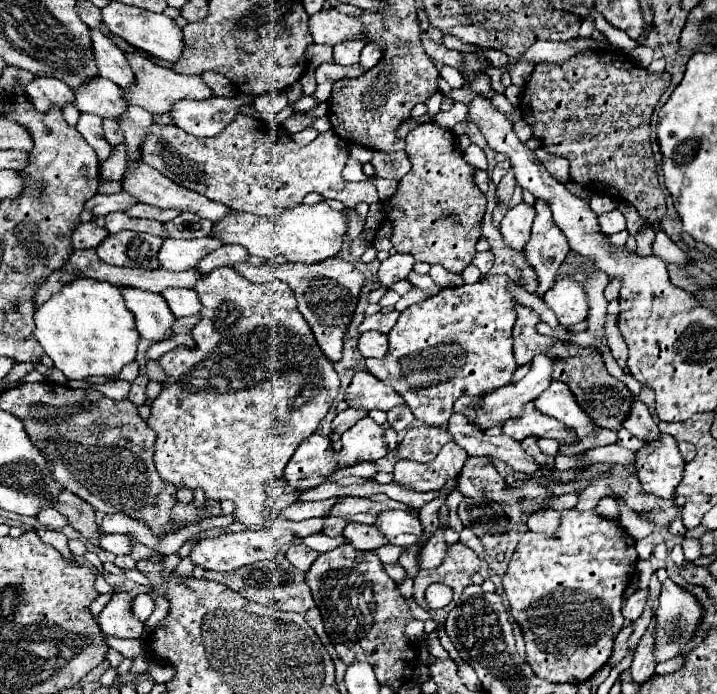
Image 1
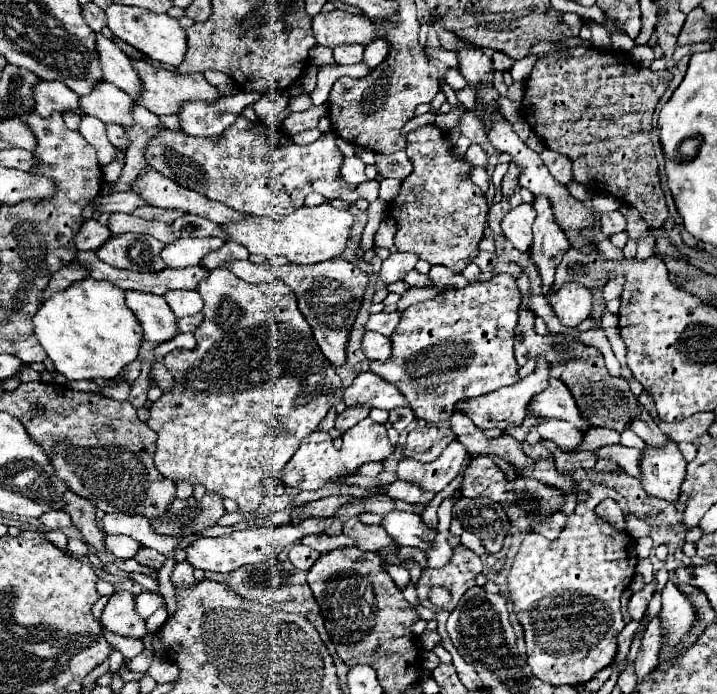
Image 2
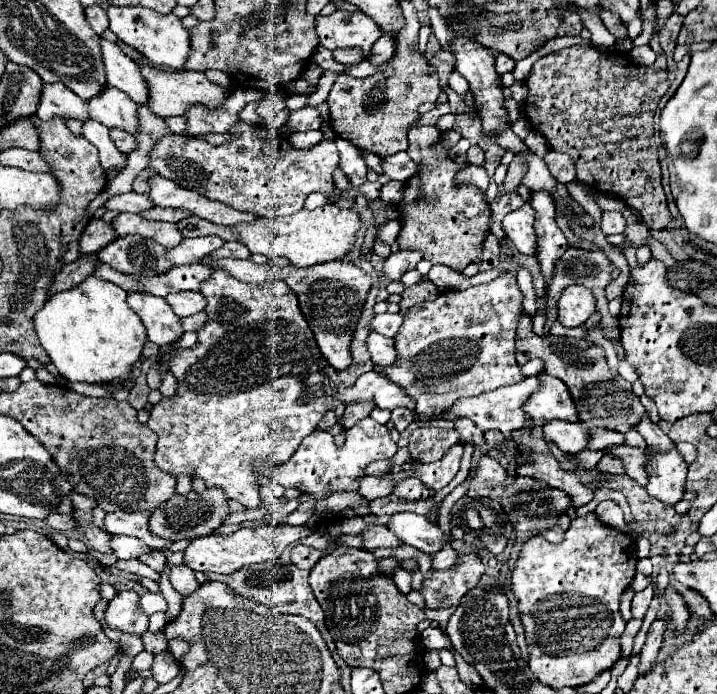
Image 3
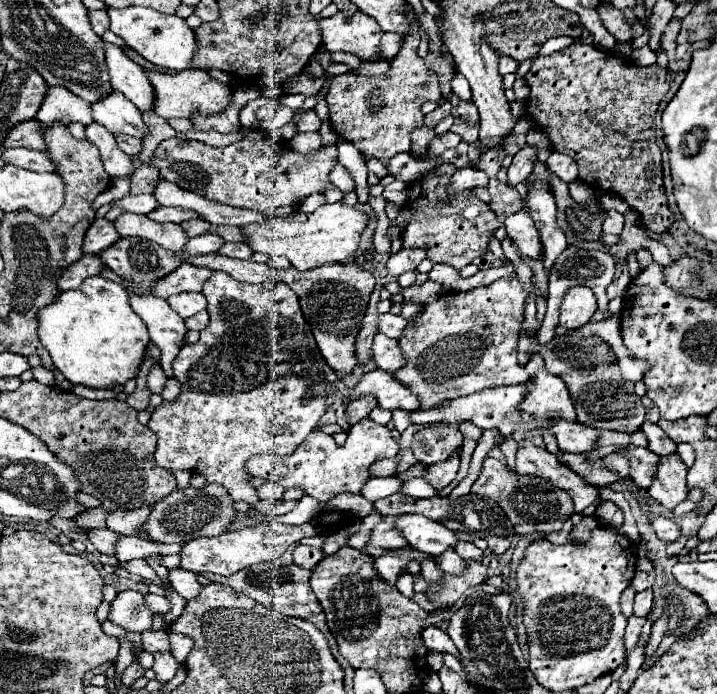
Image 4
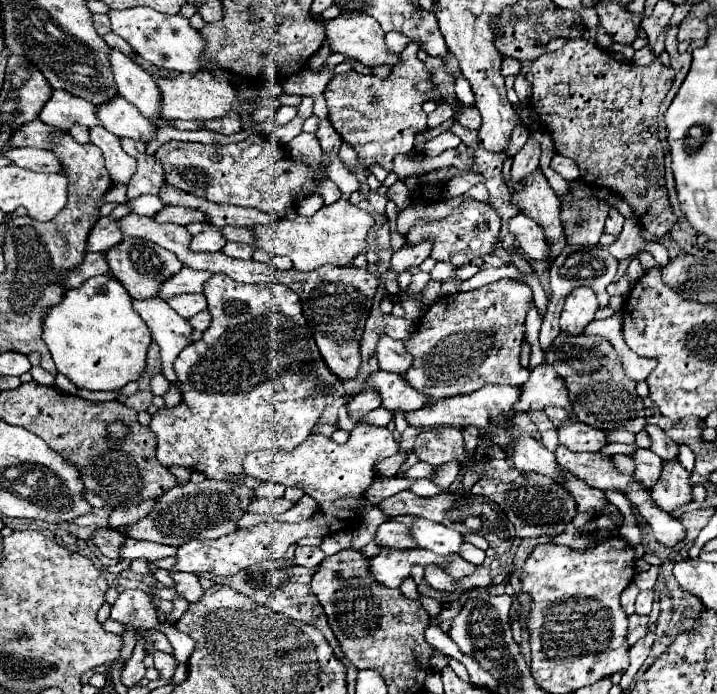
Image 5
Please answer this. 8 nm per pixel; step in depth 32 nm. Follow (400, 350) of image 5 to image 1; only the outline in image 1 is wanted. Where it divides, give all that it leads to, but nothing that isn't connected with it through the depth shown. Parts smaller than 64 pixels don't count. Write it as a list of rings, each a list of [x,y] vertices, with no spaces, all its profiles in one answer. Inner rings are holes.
[[[374,330],[364,332],[360,336],[358,348],[360,348],[362,356],[366,356],[366,358],[384,358],[388,352],[388,338],[386,338],[386,334],[380,334]]]

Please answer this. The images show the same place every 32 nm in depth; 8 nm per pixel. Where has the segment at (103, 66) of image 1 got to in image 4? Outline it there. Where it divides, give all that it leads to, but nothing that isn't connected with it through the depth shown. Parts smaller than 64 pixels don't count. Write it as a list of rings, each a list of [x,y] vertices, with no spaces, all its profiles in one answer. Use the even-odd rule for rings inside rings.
[[[106,44],[106,60],[114,90],[122,92],[140,112],[152,112],[156,94],[148,74],[114,44]]]

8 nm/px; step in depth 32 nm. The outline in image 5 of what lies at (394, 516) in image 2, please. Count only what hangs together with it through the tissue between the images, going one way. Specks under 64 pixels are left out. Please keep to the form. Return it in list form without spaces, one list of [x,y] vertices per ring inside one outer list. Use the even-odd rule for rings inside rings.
[[[424,518],[410,524],[410,534],[414,536],[418,548],[432,550],[436,554],[460,554],[460,546],[464,544],[464,536],[460,532]]]

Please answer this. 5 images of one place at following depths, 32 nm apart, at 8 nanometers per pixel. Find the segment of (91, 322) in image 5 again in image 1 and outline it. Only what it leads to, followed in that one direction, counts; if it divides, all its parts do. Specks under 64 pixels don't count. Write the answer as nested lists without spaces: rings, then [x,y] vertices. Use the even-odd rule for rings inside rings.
[[[76,278],[36,310],[34,324],[34,336],[40,346],[68,380],[88,380],[94,376],[114,378],[136,358],[140,334],[134,316],[126,308],[120,288],[108,282]]]

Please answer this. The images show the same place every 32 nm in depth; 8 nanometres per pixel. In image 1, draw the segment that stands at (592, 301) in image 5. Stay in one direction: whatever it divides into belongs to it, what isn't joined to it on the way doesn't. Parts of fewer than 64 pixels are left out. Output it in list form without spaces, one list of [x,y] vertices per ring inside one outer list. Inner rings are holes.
[[[556,280],[554,286],[544,294],[544,302],[554,310],[560,324],[570,328],[588,316],[588,296],[582,284],[574,280]]]

